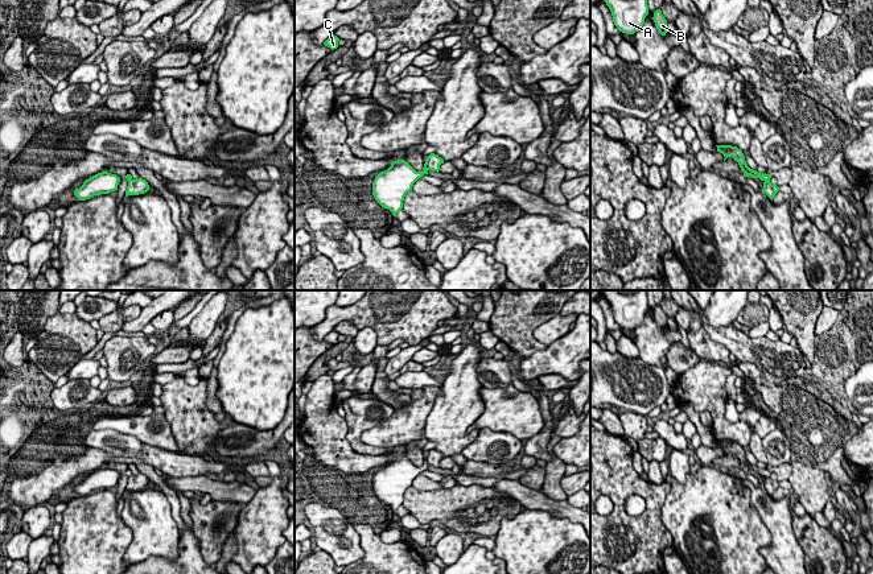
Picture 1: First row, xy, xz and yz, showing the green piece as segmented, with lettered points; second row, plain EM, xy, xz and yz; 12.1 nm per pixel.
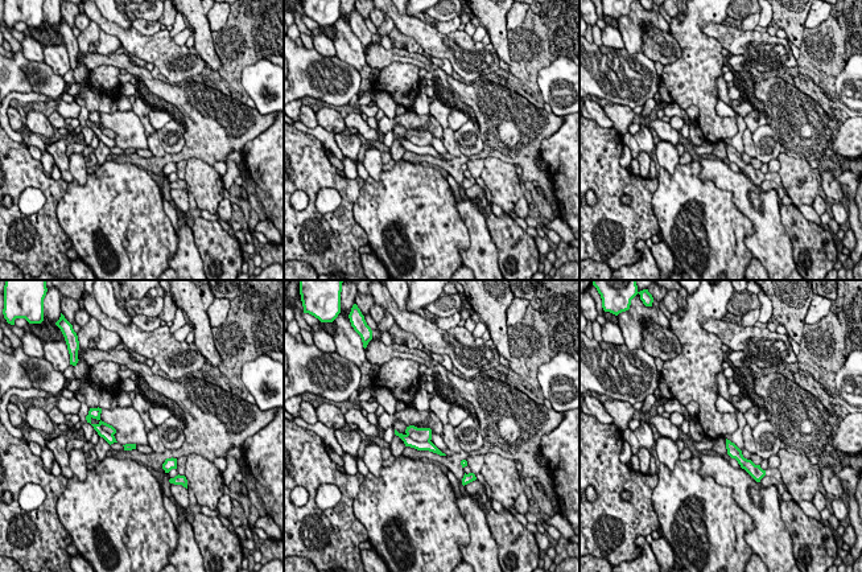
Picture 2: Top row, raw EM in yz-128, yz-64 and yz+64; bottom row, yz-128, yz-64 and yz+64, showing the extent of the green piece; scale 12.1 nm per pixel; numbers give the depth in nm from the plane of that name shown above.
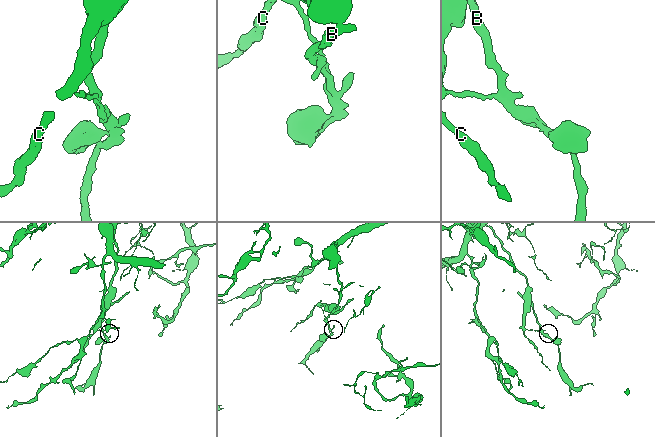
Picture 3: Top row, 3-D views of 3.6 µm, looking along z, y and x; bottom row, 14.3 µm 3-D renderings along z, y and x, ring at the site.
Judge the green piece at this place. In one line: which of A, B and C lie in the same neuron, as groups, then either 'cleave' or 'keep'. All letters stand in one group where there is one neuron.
A C / B | cleave

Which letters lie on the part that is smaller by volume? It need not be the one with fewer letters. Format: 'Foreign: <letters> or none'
Foreign: B

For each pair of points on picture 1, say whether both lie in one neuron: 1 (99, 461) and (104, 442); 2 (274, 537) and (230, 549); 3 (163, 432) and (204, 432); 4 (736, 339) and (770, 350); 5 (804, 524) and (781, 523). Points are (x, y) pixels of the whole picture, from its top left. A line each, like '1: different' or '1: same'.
1: different
2: different
3: different
4: same
5: different

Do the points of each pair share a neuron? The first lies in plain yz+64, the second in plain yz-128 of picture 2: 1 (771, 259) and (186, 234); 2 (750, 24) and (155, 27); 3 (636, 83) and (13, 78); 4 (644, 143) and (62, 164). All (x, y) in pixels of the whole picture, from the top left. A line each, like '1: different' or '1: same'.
1: same
2: same
3: same
4: same

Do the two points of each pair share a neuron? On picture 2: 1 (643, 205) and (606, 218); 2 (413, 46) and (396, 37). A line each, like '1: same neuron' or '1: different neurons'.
1: same neuron
2: same neuron

